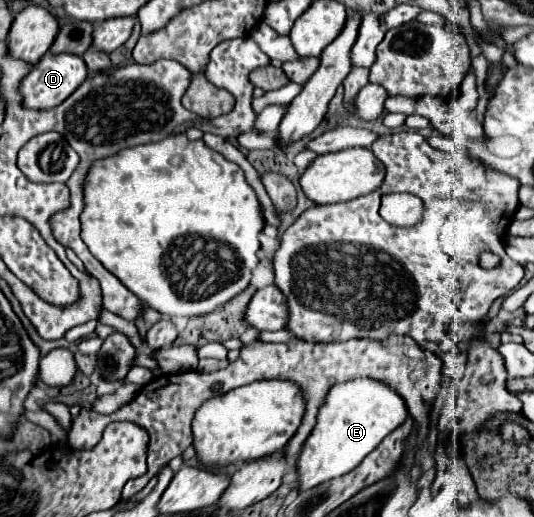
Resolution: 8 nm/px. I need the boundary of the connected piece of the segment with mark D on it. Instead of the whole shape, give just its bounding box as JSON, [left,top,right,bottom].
[19,53,87,109]

